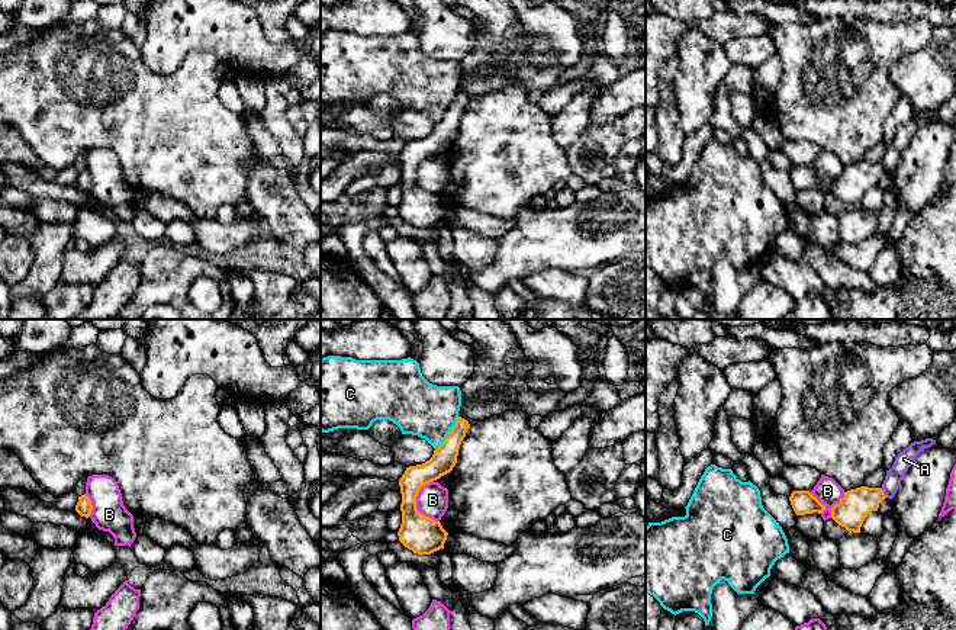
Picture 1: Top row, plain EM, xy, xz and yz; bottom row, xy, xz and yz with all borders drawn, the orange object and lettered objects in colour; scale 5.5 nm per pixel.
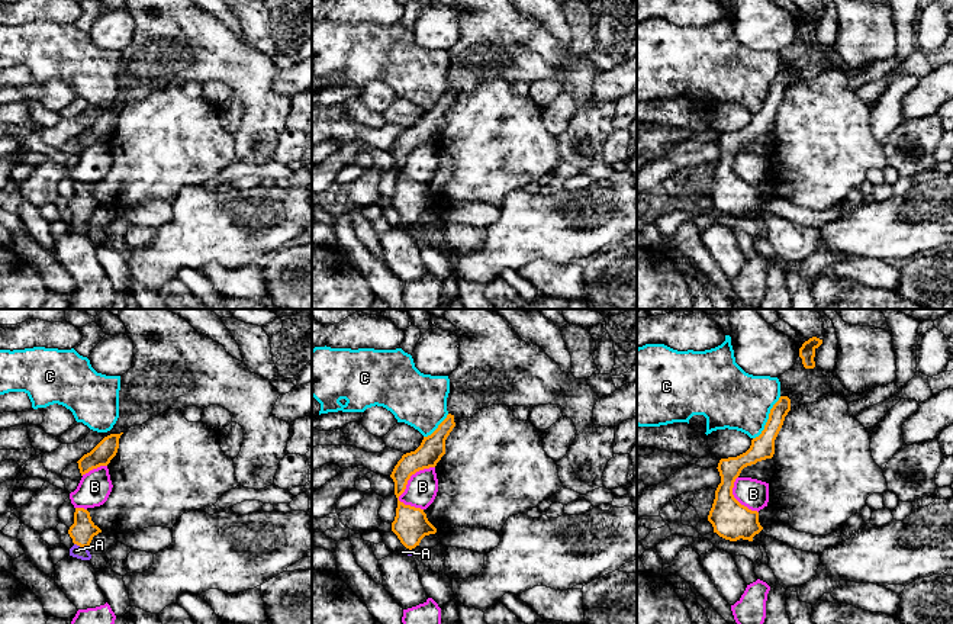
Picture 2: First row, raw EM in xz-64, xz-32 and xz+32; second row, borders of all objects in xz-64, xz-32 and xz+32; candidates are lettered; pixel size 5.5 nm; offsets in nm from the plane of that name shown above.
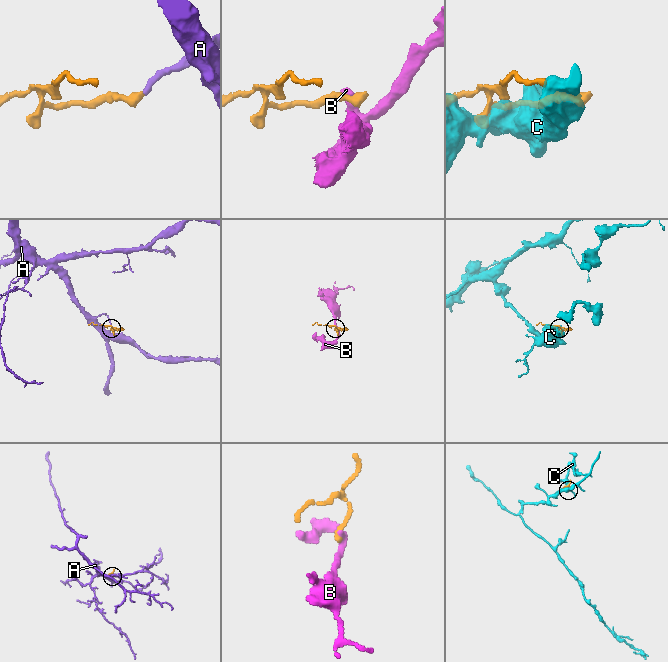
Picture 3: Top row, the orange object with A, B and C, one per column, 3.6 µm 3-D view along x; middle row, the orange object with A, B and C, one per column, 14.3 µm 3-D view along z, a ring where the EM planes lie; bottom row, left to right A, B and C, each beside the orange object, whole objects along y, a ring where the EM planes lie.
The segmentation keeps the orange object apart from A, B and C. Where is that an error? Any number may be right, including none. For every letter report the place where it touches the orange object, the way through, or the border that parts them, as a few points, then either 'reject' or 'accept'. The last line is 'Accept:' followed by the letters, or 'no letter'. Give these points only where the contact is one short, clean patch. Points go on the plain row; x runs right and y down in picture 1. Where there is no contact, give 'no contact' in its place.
A: meets orange in yz at (882, 167); runs through yz (852, 185), (860, 176), (882, 167), (891, 158), (904, 134); accept
B: meets orange in xz at (415, 179); border along xz (433, 154), (419, 164), (417, 183), (438, 196); reject
C: meets orange in xz at (448, 108); reject
Accept: A

